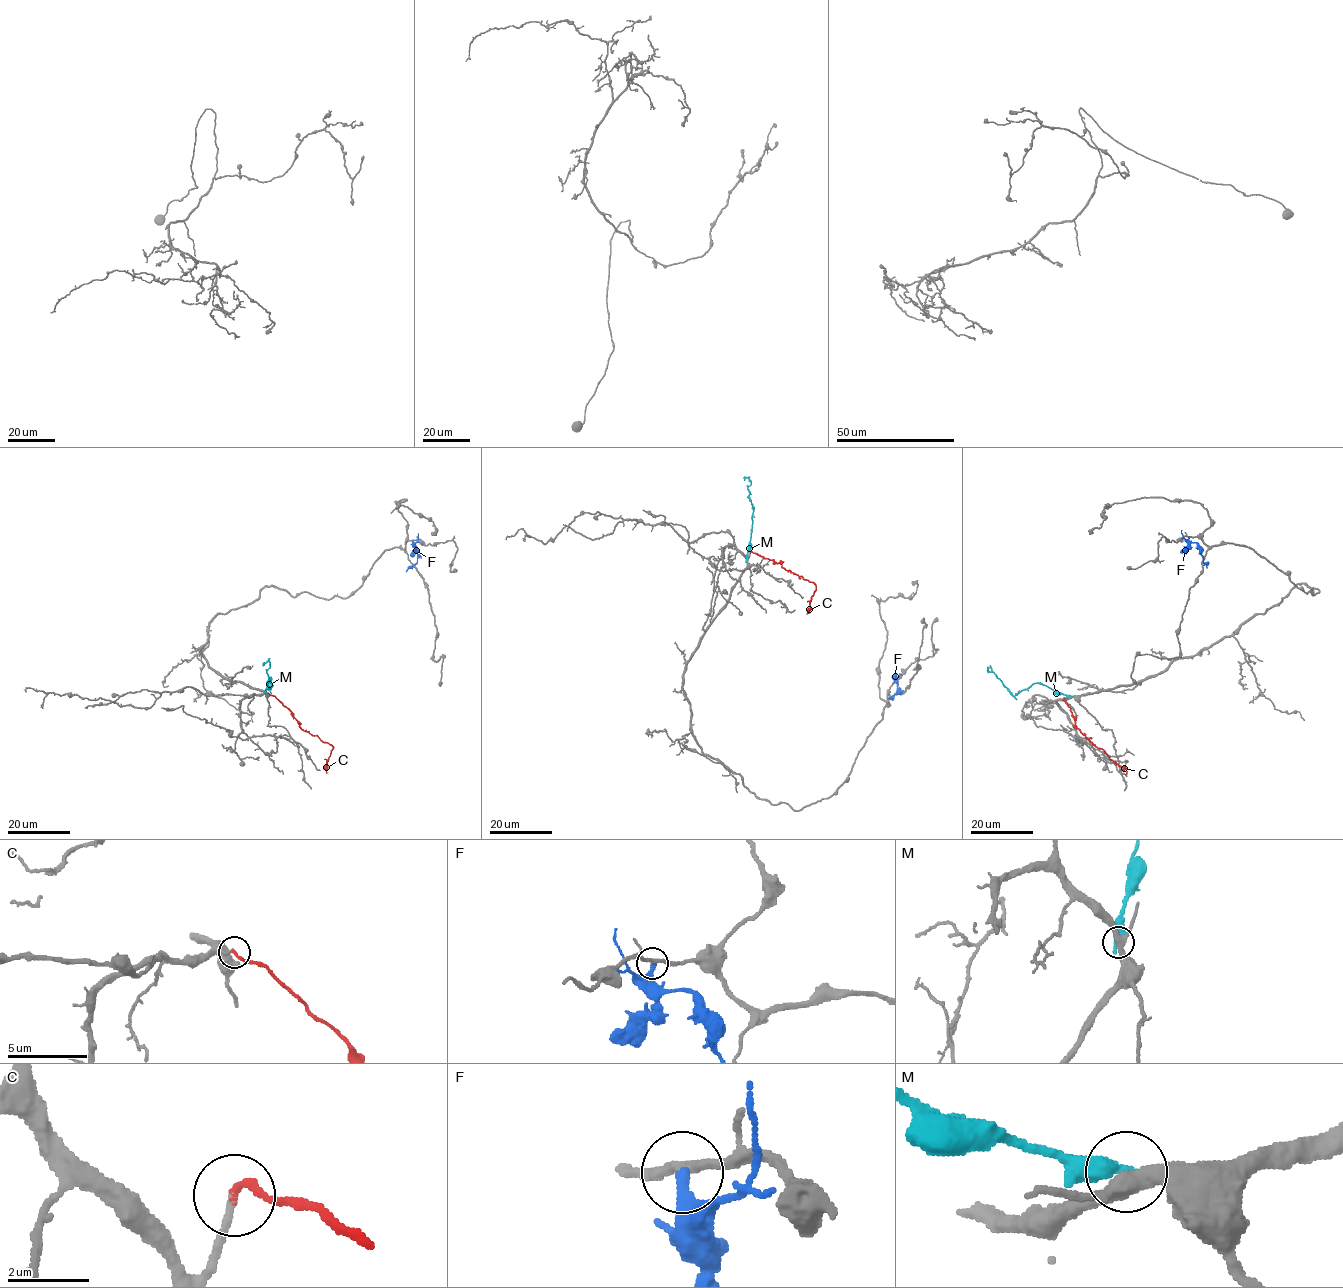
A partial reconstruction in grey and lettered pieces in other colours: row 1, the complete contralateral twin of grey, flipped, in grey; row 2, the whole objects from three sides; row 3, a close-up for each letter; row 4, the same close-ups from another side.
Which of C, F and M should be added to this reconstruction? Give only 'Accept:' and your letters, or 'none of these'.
Accept: C

